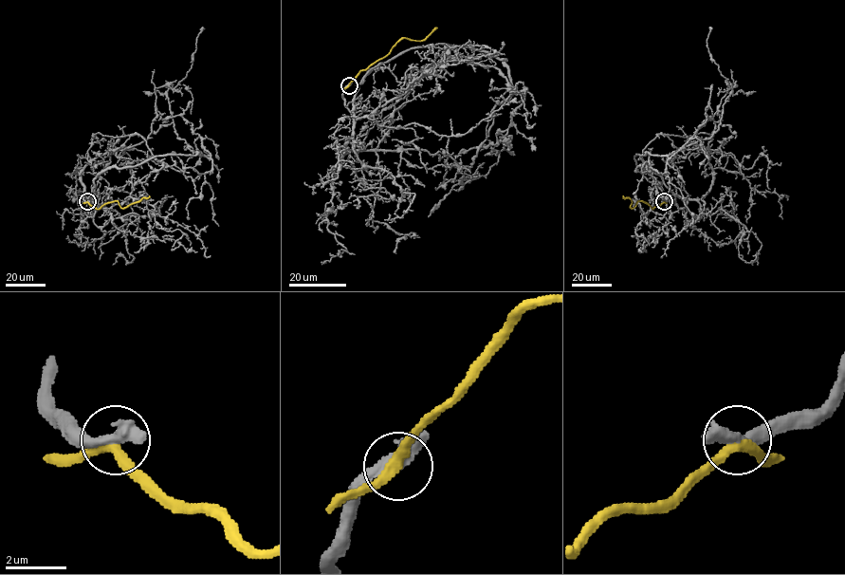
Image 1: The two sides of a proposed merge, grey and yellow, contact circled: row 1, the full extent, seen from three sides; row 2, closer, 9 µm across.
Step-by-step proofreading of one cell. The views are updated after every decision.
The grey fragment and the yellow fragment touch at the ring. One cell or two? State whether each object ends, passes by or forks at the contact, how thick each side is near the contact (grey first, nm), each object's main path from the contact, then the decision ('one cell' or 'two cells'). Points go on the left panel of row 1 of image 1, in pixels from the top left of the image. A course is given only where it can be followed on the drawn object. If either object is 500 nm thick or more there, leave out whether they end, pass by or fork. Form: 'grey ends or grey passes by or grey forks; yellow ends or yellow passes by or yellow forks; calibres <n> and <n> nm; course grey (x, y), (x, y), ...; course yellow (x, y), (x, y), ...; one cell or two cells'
grey passes by; yellow passes by; calibres 400 and 320 nm; course grey (88, 201), (96, 176), (112, 167), (197, 152), (212, 169), (176, 170), (137, 134), (93, 136); course yellow (88, 201), (97, 209), (115, 201), (124, 208), (150, 195); two cells

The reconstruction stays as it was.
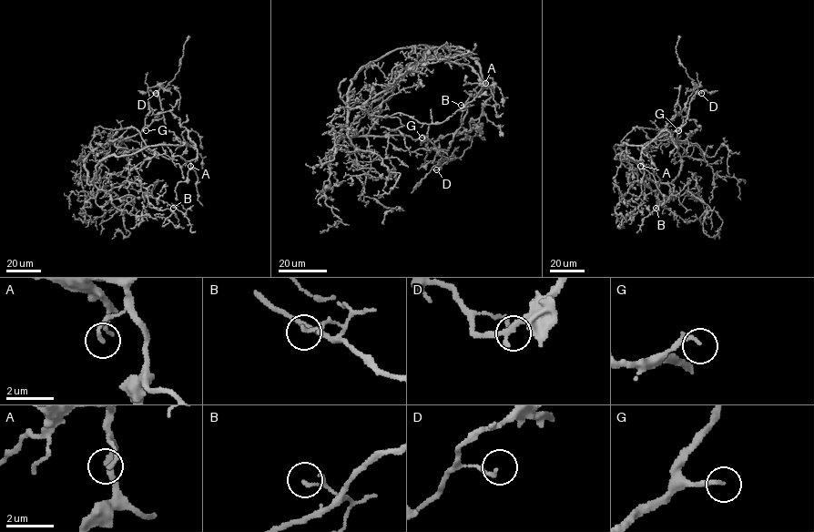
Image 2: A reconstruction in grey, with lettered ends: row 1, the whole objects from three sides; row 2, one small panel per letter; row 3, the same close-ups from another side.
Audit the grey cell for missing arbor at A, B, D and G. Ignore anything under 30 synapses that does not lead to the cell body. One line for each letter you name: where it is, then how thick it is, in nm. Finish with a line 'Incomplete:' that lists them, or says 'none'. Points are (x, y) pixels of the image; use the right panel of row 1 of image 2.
G: (678, 130) | 170 nm
Incomplete: G

